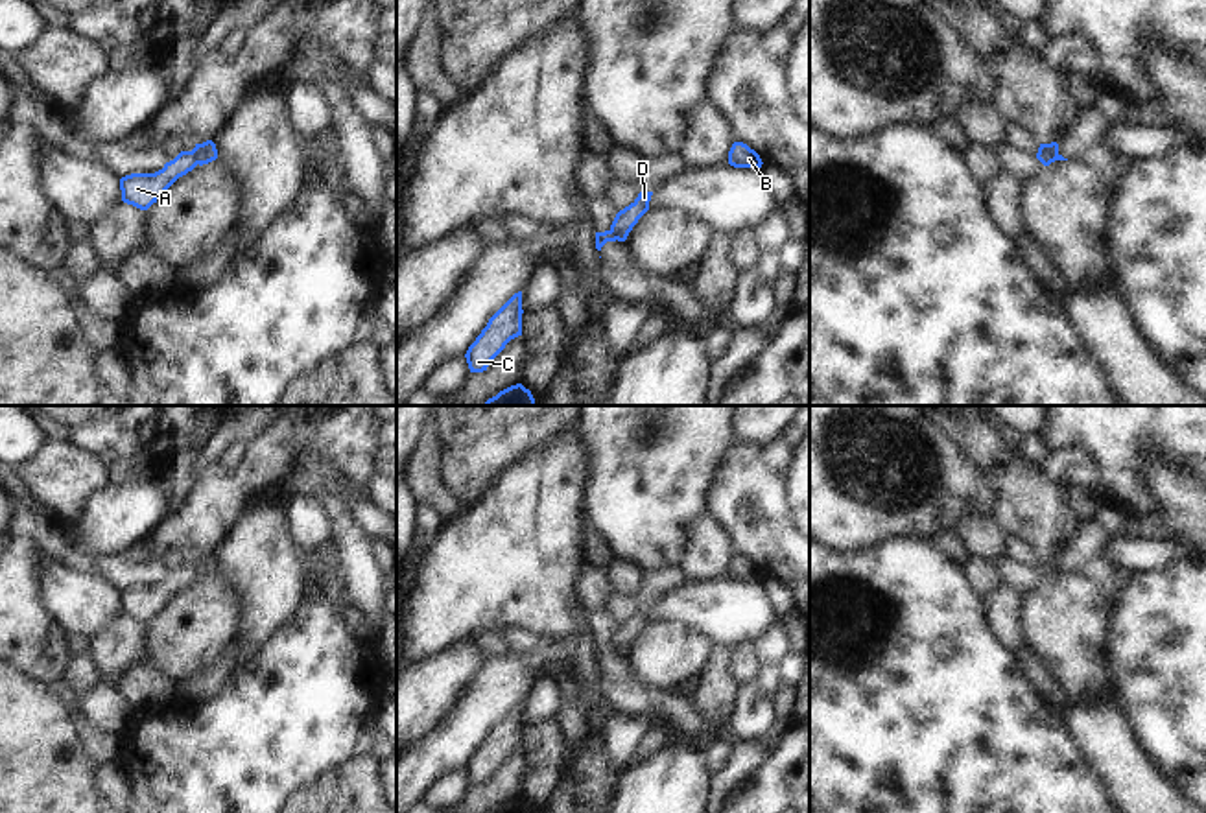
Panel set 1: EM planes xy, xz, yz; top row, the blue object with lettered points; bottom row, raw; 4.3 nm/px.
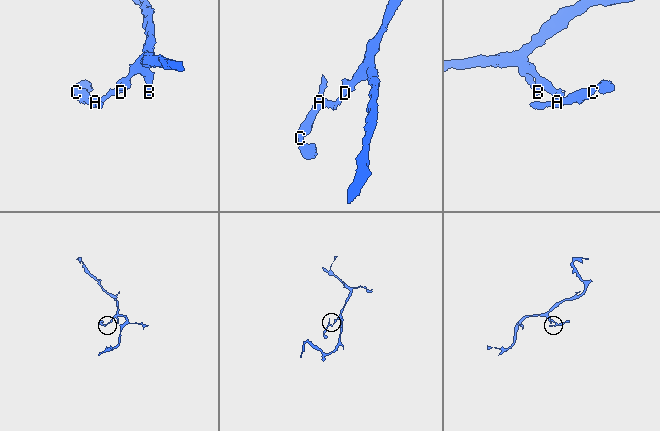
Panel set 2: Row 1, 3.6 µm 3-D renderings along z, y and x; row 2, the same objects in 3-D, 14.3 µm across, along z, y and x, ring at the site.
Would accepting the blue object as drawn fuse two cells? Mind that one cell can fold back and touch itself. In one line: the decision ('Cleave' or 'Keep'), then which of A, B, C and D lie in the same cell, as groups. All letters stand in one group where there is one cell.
Cleave. Groups: A C / B D.

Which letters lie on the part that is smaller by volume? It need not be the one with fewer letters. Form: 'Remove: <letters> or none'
Remove: A, C

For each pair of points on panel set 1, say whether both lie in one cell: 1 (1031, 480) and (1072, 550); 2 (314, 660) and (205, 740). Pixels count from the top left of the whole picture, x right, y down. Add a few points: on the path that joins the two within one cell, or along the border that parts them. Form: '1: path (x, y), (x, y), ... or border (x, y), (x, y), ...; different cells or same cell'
1: border (1081, 526), (1053, 553); different cells
2: path (286, 688), (233, 740); same cell

